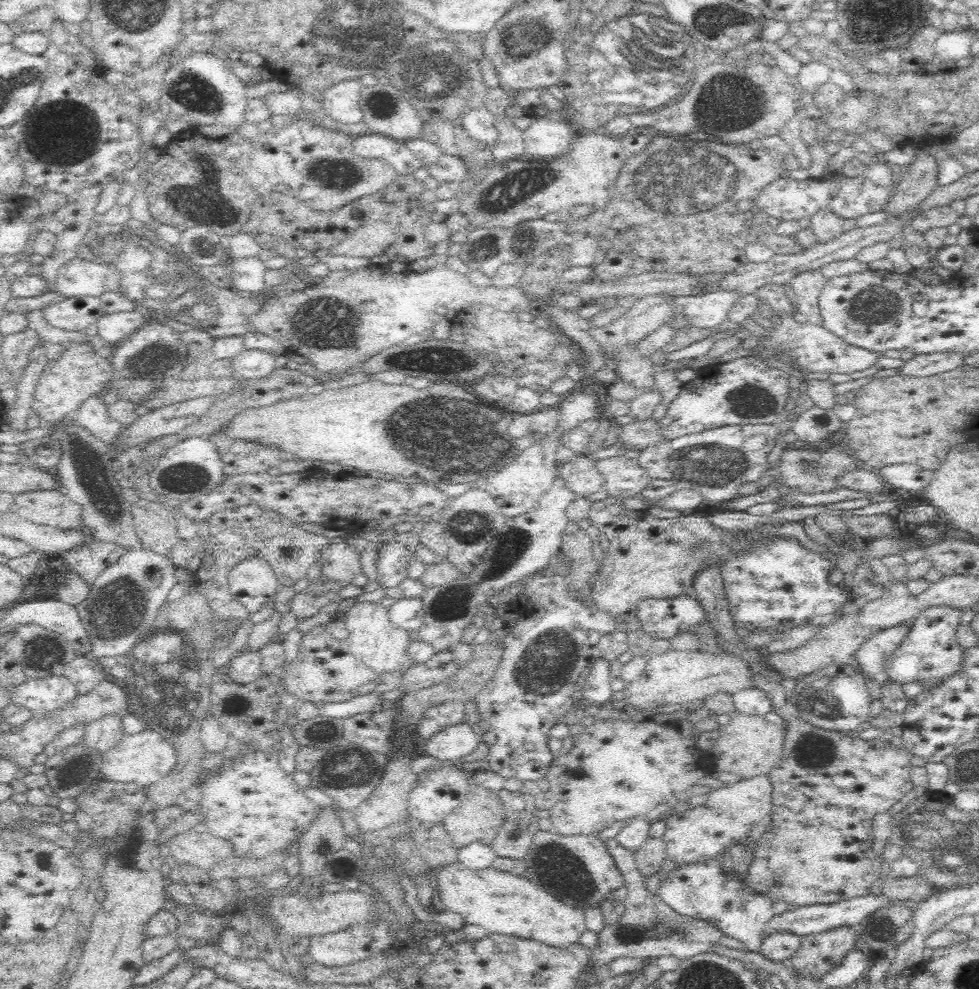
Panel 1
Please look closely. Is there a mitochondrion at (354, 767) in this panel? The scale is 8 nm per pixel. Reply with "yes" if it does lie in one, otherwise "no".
yes

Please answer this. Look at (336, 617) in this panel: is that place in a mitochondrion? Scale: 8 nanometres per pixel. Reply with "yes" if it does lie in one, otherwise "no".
no

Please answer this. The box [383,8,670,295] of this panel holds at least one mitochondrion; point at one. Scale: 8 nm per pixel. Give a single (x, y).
(525, 38)

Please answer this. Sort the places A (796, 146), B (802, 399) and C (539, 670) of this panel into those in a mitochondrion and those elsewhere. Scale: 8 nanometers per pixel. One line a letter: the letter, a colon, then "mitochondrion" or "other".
A: other
B: other
C: mitochondrion

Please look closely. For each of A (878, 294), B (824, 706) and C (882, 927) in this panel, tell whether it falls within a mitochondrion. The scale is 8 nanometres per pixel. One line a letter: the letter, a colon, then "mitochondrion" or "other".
A: mitochondrion
B: mitochondrion
C: mitochondrion

